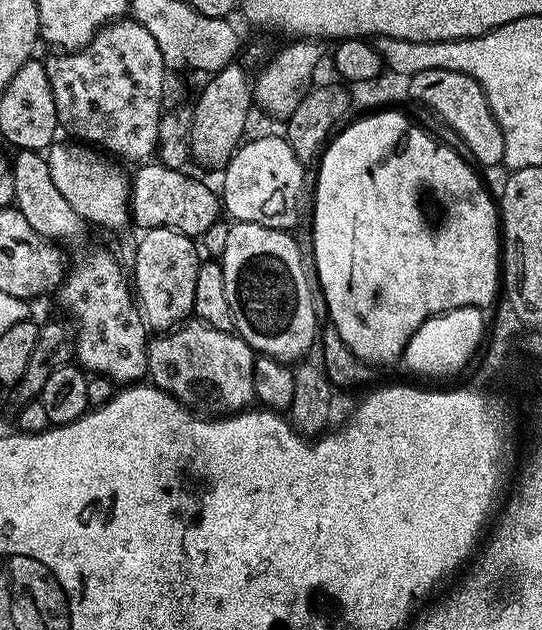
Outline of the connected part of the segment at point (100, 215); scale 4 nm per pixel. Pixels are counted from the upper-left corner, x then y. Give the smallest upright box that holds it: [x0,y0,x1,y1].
[45,142,131,230]

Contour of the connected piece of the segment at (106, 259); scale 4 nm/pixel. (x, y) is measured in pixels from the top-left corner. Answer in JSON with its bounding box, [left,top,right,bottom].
[54,252,150,386]

